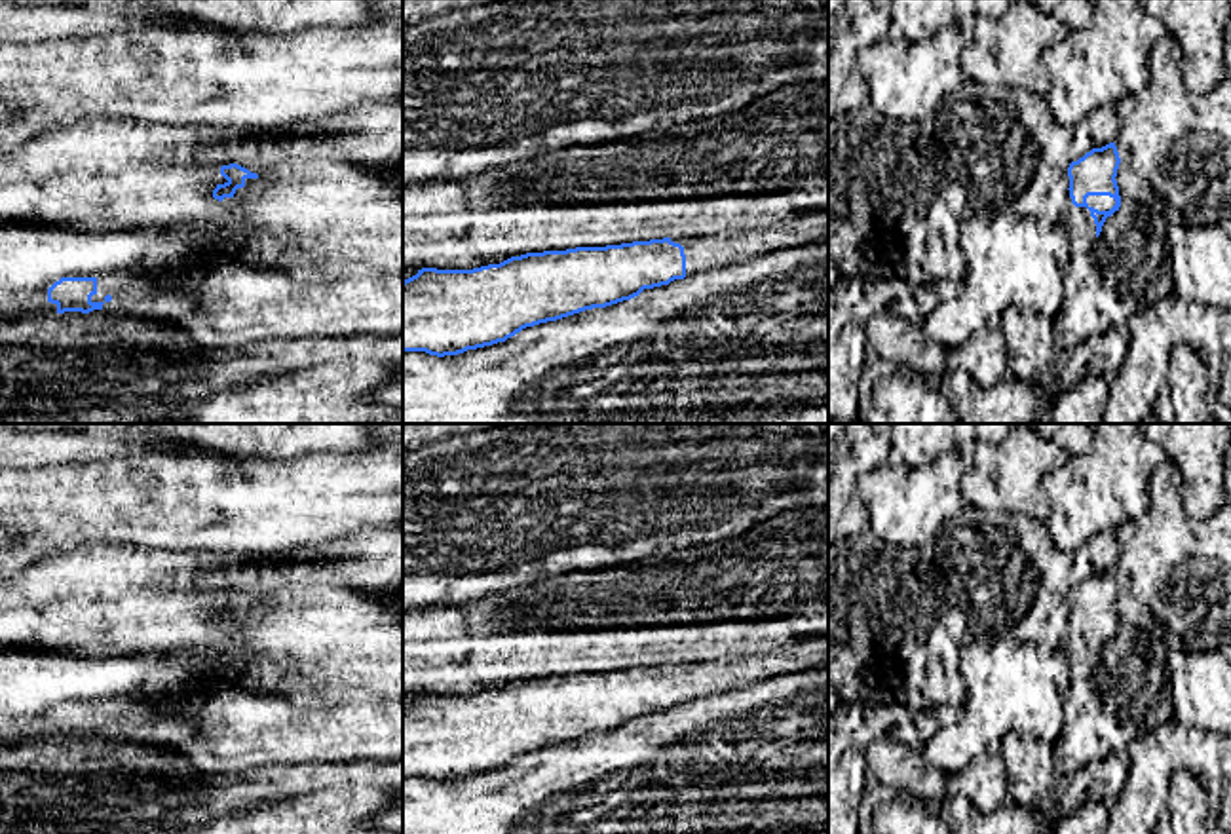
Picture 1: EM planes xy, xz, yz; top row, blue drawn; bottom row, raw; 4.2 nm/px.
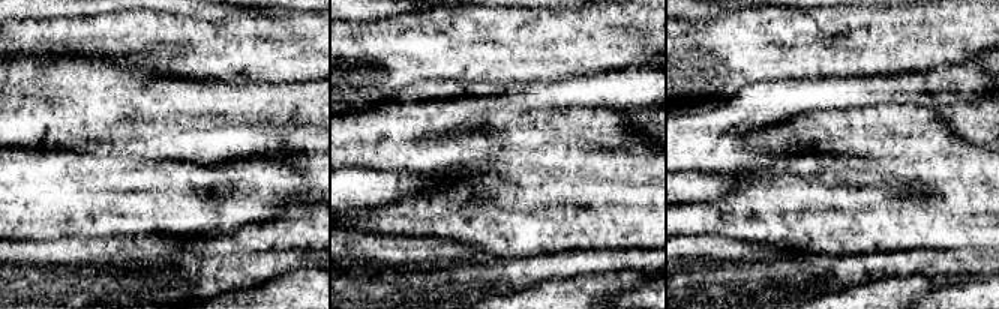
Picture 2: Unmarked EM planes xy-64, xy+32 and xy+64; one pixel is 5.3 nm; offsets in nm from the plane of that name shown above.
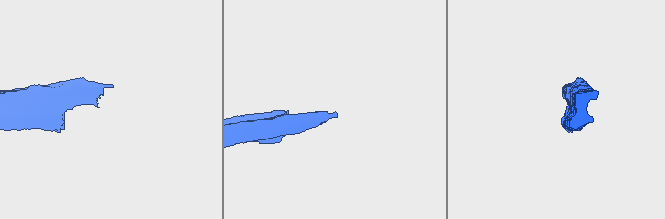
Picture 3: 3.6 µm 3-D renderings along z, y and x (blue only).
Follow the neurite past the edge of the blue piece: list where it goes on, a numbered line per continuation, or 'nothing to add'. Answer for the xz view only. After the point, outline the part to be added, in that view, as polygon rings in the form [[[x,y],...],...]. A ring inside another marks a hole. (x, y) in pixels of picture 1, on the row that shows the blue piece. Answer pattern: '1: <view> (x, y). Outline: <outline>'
1: xz (703, 253). Outline: [[[828,211],[788,217],[771,228],[733,230],[714,236],[671,237],[686,255],[686,277],[750,262],[771,251],[828,239]]]

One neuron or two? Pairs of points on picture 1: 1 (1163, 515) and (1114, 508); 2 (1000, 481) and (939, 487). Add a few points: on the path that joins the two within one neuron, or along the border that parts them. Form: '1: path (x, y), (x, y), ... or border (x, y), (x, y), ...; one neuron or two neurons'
1: border (1154, 470), (1148, 510), (1129, 519), (1116, 532); two neurons
2: border (960, 460), (960, 494), (965, 504); two neurons

